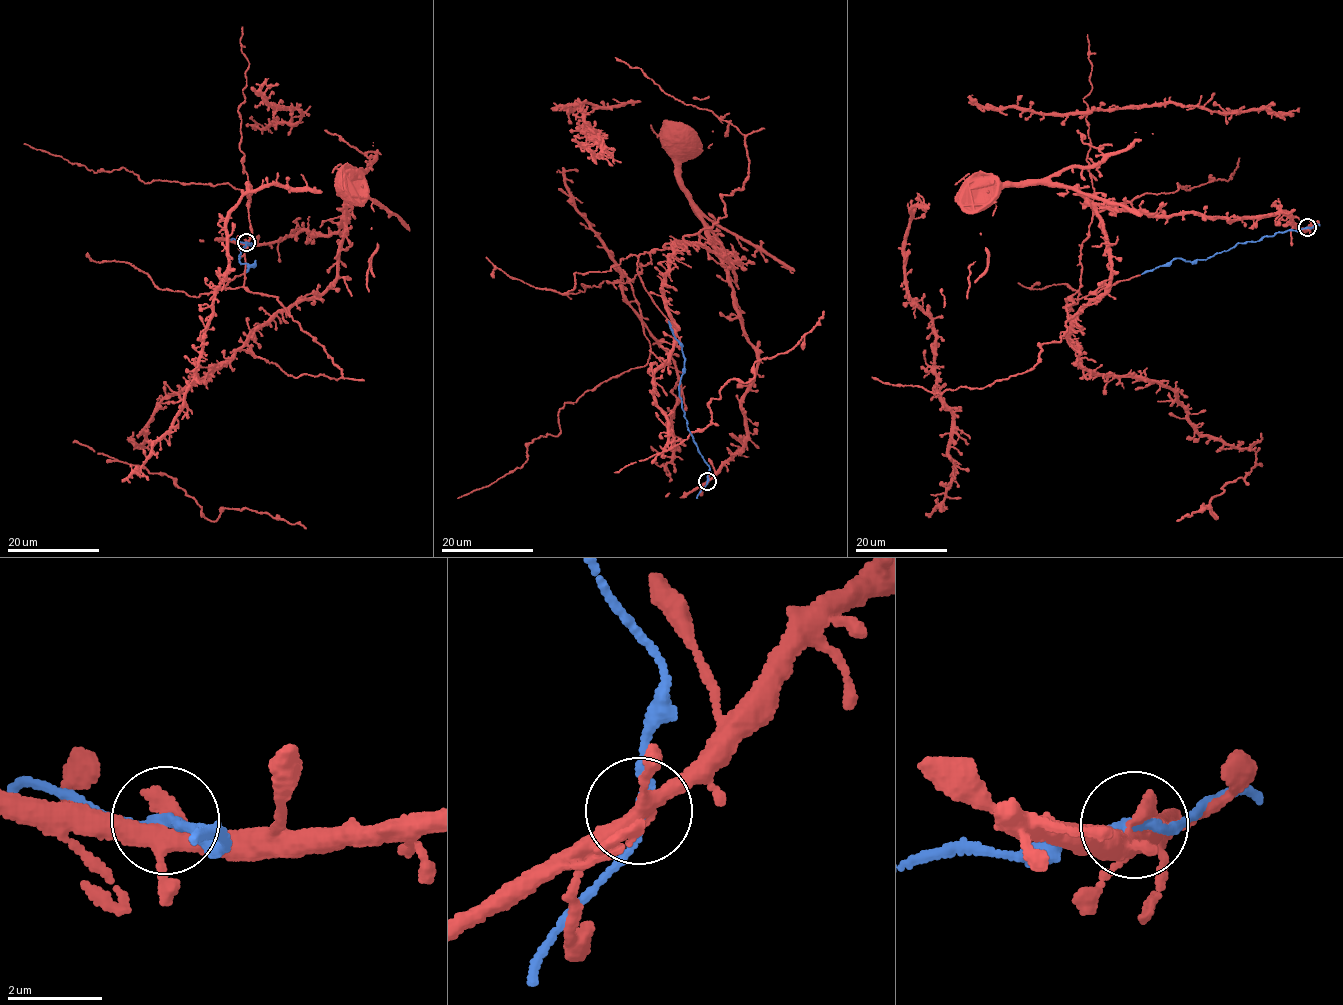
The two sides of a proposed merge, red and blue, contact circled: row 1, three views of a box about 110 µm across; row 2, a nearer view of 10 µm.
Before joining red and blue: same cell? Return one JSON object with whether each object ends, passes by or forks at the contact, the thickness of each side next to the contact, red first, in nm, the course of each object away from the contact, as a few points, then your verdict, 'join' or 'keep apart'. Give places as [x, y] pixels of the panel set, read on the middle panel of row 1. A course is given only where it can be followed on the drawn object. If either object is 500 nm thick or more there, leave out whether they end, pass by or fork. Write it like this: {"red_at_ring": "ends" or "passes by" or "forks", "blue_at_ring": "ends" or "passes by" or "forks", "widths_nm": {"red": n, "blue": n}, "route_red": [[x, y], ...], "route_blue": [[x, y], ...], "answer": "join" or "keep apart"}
{"red_at_ring": "forks", "blue_at_ring": "passes by", "widths_nm": {"red": 320, "blue": 200}, "route_red": [[707, 481], [746, 436], [742, 396], [757, 349], [682, 183], [691, 145]], "route_blue": [[707, 481], [710, 466], [687, 427], [681, 408], [679, 385], [684, 368], [682, 351], [668, 321]], "answer": "join"}

